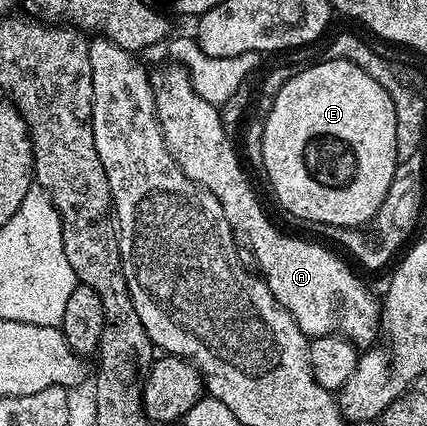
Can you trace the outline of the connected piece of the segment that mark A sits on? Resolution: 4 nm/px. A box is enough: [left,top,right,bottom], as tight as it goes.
[149,64,382,348]

